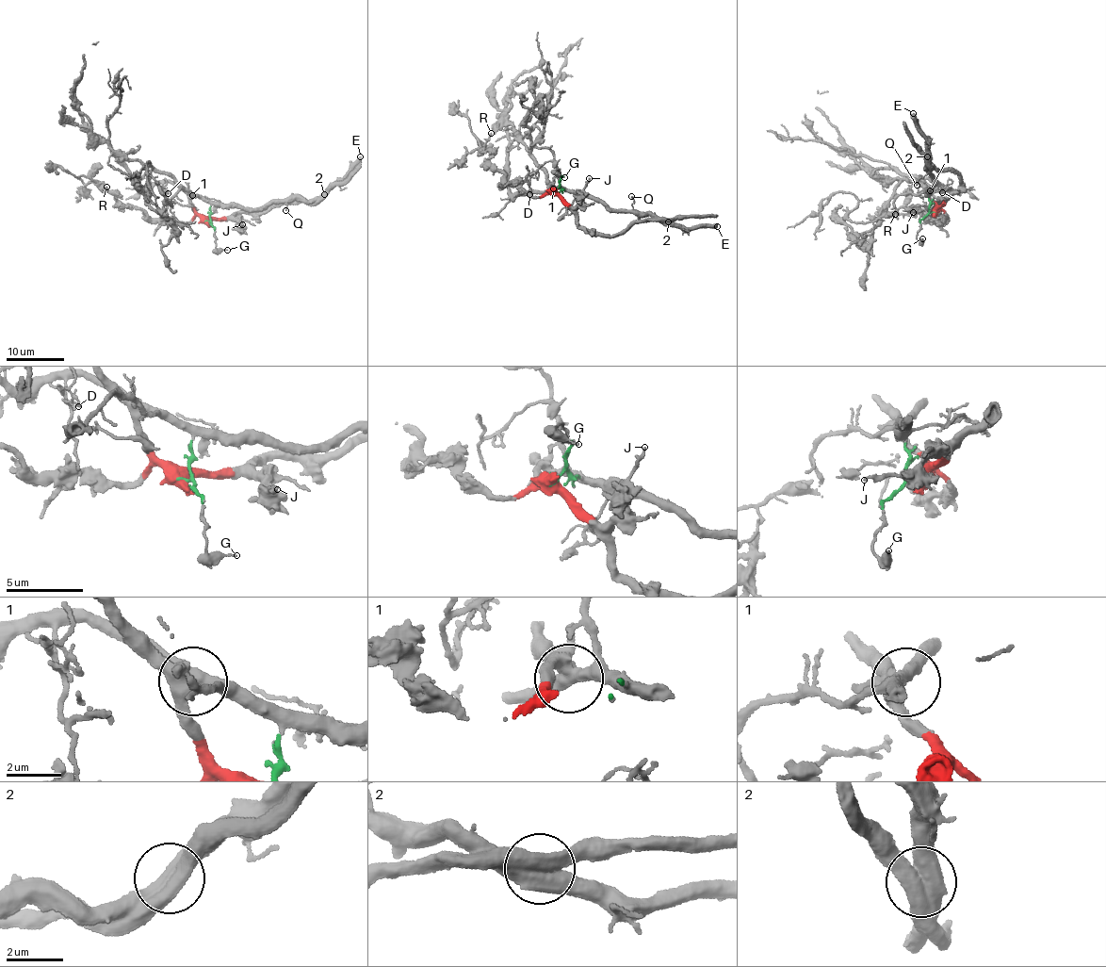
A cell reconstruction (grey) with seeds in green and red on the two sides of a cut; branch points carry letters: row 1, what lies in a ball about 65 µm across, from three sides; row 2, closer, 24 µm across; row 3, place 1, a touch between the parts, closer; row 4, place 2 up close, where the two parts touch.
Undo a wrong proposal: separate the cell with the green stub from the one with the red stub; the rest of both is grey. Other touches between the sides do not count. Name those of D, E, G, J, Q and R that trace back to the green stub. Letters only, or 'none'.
D, E, G, Q

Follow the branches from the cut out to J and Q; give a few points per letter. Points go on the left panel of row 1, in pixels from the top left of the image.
J: (207, 222), (217, 219), (233, 220), (242, 225)
Q: (208, 222), (213, 205), (261, 208), (285, 201), (284, 210)

